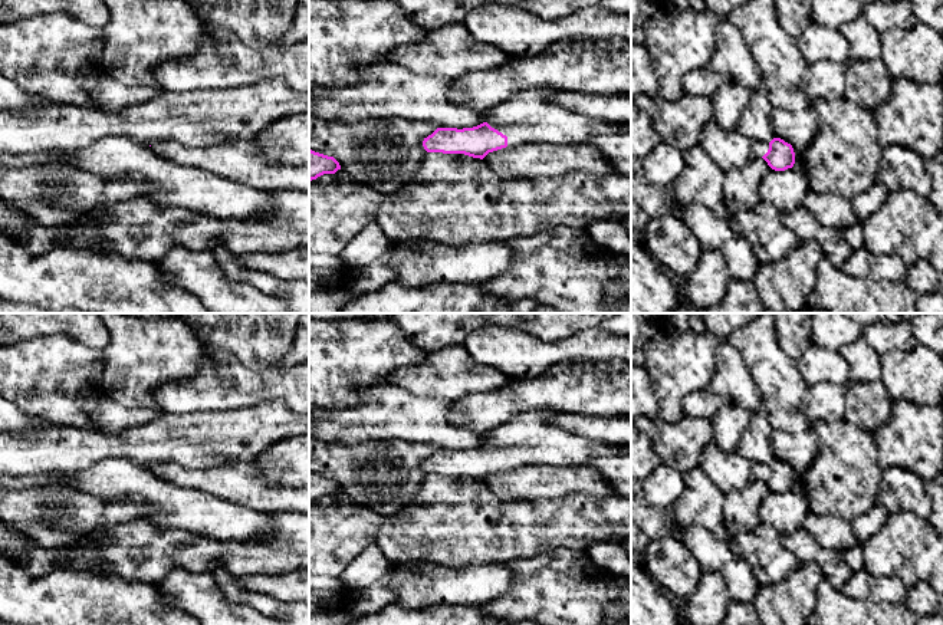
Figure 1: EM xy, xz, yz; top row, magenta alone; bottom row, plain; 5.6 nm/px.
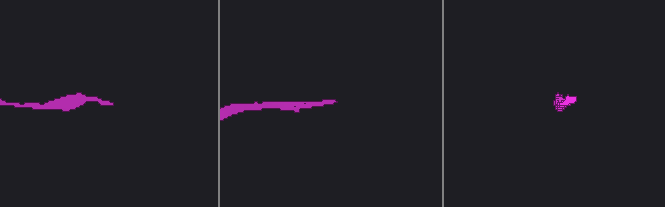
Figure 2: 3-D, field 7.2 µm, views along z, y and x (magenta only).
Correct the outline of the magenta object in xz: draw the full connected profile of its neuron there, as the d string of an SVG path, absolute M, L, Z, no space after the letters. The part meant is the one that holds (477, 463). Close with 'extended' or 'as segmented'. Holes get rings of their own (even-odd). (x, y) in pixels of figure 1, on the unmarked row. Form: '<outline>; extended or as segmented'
M552 408L530 409L519 414L486 434L483 445L463 451L437 450L424 460L423 468L427 474L464 476L483 481L489 474L526 464L588 466L594 457L612 454L618 445L565 431L553 422L555 414L558 411Z; extended

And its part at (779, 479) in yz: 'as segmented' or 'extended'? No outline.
extended

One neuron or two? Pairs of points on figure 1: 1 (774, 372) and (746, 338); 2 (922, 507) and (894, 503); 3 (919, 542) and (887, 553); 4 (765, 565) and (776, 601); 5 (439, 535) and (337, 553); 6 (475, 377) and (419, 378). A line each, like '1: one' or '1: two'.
1: one
2: one
3: one
4: two
5: two
6: one

